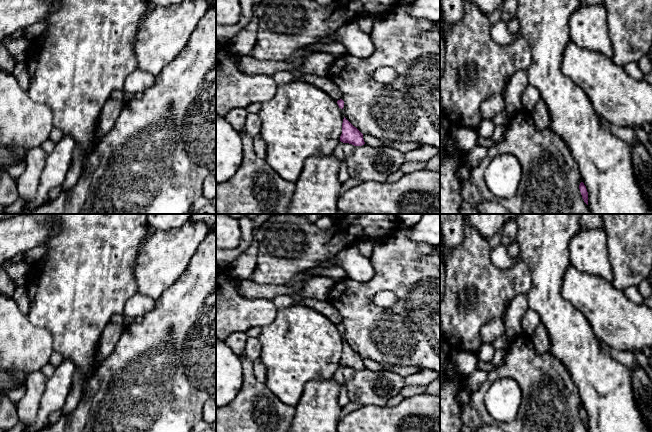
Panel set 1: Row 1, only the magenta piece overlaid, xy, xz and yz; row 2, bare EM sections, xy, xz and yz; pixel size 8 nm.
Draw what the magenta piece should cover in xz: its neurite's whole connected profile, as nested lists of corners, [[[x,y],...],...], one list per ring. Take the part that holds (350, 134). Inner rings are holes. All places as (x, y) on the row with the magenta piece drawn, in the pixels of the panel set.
[[[345,117],[342,123],[342,134],[340,141],[343,143],[349,143],[354,146],[362,146],[365,144],[363,134],[354,127]]]

